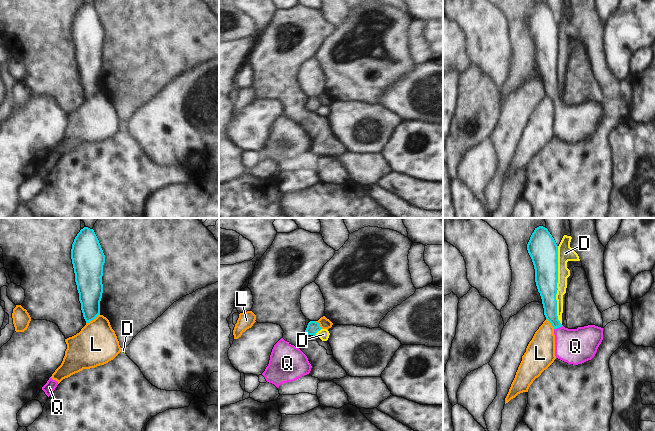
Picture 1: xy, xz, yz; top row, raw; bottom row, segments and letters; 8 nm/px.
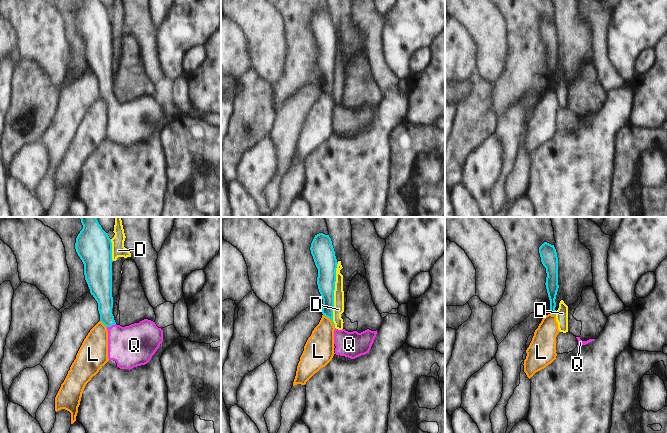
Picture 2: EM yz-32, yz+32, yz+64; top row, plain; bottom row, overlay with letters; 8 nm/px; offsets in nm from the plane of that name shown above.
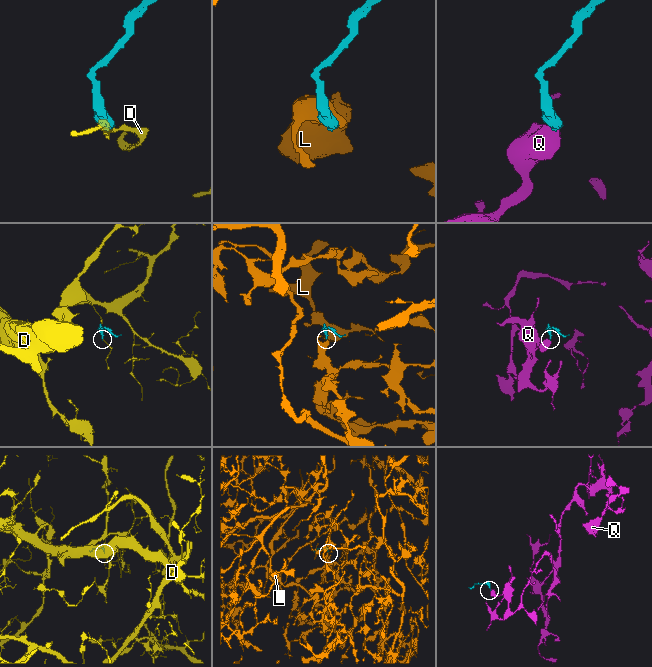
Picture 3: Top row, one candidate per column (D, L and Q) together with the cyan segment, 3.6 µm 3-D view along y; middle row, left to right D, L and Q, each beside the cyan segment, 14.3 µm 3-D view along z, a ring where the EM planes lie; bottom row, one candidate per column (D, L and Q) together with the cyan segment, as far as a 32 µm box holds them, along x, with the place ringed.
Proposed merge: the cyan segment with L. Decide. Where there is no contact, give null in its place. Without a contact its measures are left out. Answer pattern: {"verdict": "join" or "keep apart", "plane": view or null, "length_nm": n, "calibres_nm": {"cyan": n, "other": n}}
{"verdict": "keep apart", "plane": "xy", "length_nm": 130, "calibres_nm": {"cyan": 200, "other": 340}}

